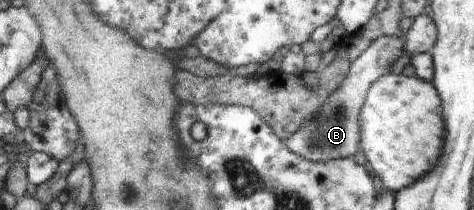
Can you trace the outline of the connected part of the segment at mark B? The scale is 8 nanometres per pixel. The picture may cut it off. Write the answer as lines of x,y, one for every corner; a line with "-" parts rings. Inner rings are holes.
405,33
399,36
380,36
365,49
365,52
351,63
341,86
325,100
315,118
305,122
295,134
284,140
285,146
292,153
313,162
327,162
339,158
349,158
360,150
359,118
365,104
367,90
381,76
392,73
392,66
403,55

